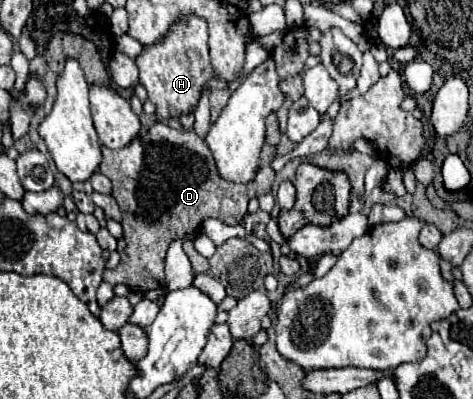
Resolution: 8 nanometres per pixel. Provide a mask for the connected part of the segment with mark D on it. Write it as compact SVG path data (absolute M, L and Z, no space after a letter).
M296 74L294 78L280 76L280 88L284 92L284 104L278 112L273 112L266 118L266 143L260 154L260 170L250 184L224 182L218 176L212 154L200 136L196 136L194 132L172 130L170 126L160 122L156 122L146 134L142 134L122 150L102 148L104 160L100 164L100 172L112 180L112 196L122 210L122 228L126 240L126 248L120 252L118 268L106 272L108 284L124 284L132 290L164 288L164 258L168 246L174 240L194 234L206 218L216 218L230 226L240 224L248 214L248 200L271 192L275 172L270 164L276 157L277 150L273 145L279 144L280 132L284 132L286 128L286 112L290 104L304 94L302 74Z

